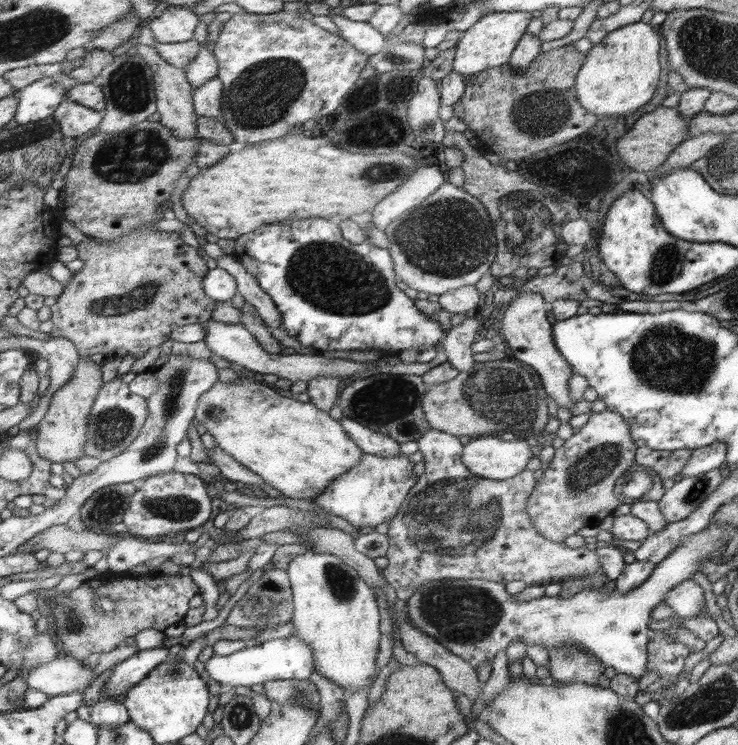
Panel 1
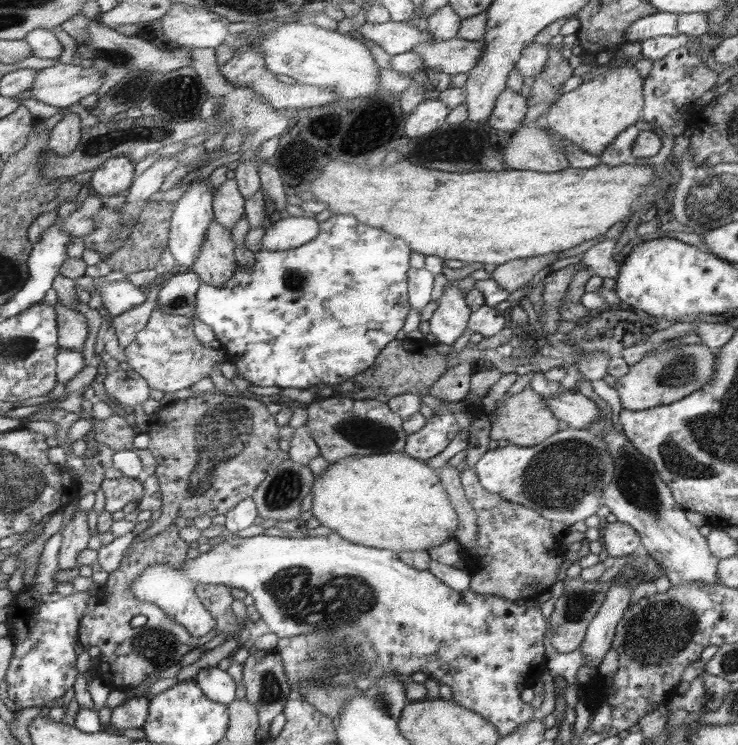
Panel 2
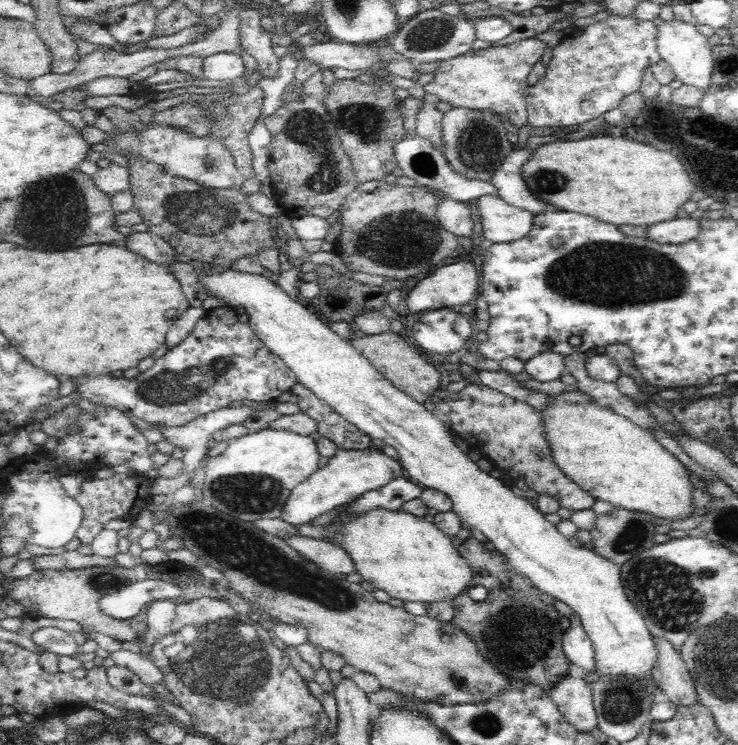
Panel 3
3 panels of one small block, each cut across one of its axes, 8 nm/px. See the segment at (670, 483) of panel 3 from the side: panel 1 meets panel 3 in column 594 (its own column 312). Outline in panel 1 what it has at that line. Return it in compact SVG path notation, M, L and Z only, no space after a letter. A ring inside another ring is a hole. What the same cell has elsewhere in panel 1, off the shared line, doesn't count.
M243 372L237 383L226 384L219 380L204 392L198 401L196 418L214 436L218 447L230 453L252 472L259 474L263 482L280 490L284 496L296 500L310 500L322 494L335 478L361 464L361 457L366 453L344 430L342 422L330 417L327 411L320 410L311 402L284 398L276 390L268 388L264 382L254 380L254 375Z

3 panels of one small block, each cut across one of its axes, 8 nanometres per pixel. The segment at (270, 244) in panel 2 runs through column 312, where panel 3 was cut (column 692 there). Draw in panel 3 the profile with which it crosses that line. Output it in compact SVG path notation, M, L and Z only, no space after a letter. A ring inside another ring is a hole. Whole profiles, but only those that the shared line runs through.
M676 217L672 220L648 225L645 238L668 246L694 240L698 233L699 219Z

